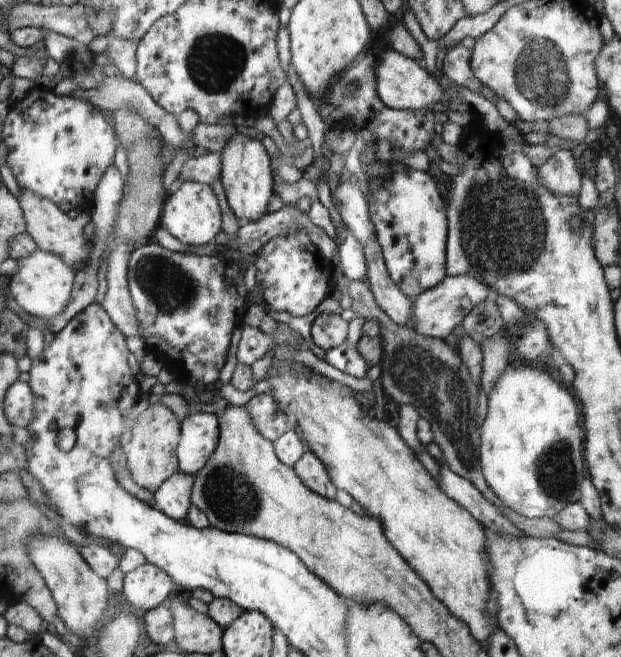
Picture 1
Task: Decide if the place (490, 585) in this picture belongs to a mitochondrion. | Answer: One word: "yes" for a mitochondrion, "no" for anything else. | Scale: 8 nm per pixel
no

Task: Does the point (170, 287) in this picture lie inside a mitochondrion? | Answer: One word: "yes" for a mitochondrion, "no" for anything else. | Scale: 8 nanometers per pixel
yes

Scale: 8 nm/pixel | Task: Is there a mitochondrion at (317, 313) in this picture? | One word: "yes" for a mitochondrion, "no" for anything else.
no

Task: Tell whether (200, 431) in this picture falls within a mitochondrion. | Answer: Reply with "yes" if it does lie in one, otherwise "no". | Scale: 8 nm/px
no

